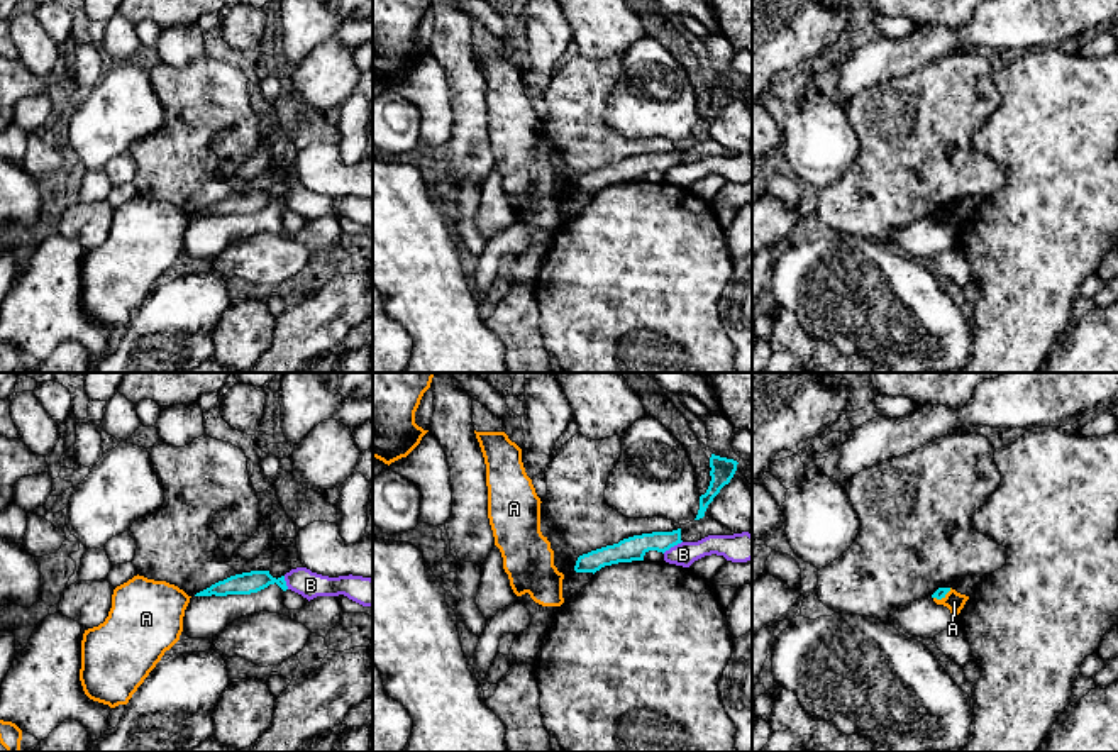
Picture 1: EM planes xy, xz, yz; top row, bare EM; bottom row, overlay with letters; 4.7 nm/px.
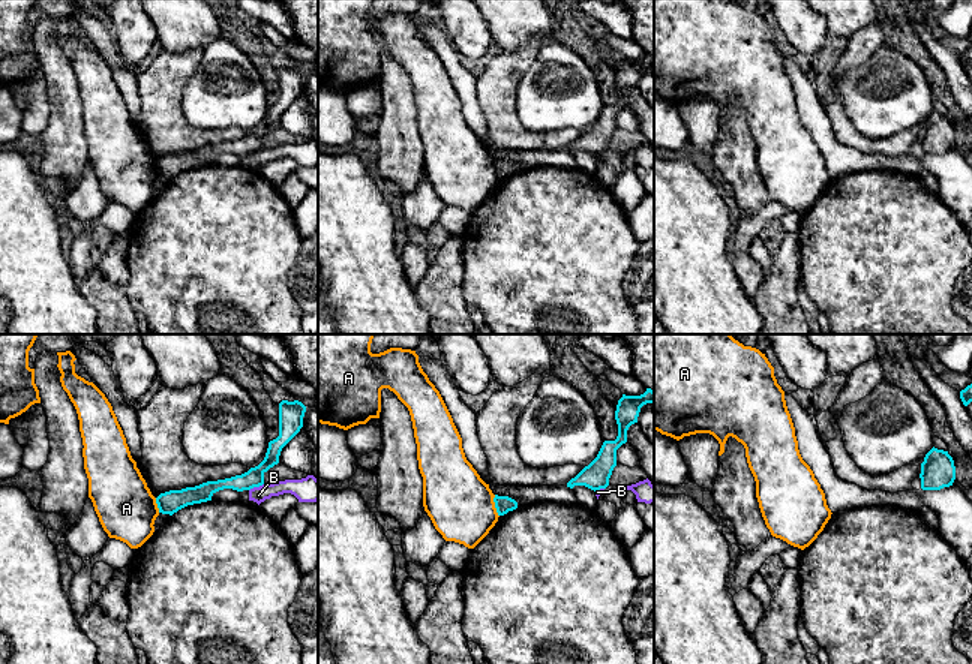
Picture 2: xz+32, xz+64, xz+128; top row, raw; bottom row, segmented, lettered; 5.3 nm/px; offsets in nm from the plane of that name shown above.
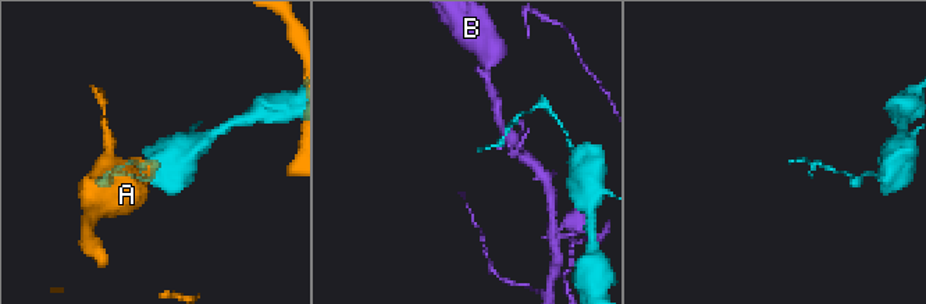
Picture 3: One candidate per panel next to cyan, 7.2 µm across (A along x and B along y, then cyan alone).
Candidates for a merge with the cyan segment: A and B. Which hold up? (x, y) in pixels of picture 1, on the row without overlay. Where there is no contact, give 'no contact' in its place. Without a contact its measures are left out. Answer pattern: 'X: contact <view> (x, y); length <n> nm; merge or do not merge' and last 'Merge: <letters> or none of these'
A: contact yz (942, 217); length 100 nm; do not merge
B: contact xz (671, 166); length 110 nm; do not merge
Merge: none of these

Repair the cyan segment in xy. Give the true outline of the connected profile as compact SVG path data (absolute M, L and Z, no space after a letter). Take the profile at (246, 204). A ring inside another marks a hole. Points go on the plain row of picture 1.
M251 191L251 193L235 195L224 202L219 202L215 205L212 205L210 208L196 213L195 217L251 215L251 213L257 213L274 203L283 212L288 210L285 196L276 200L269 195L269 191Z

